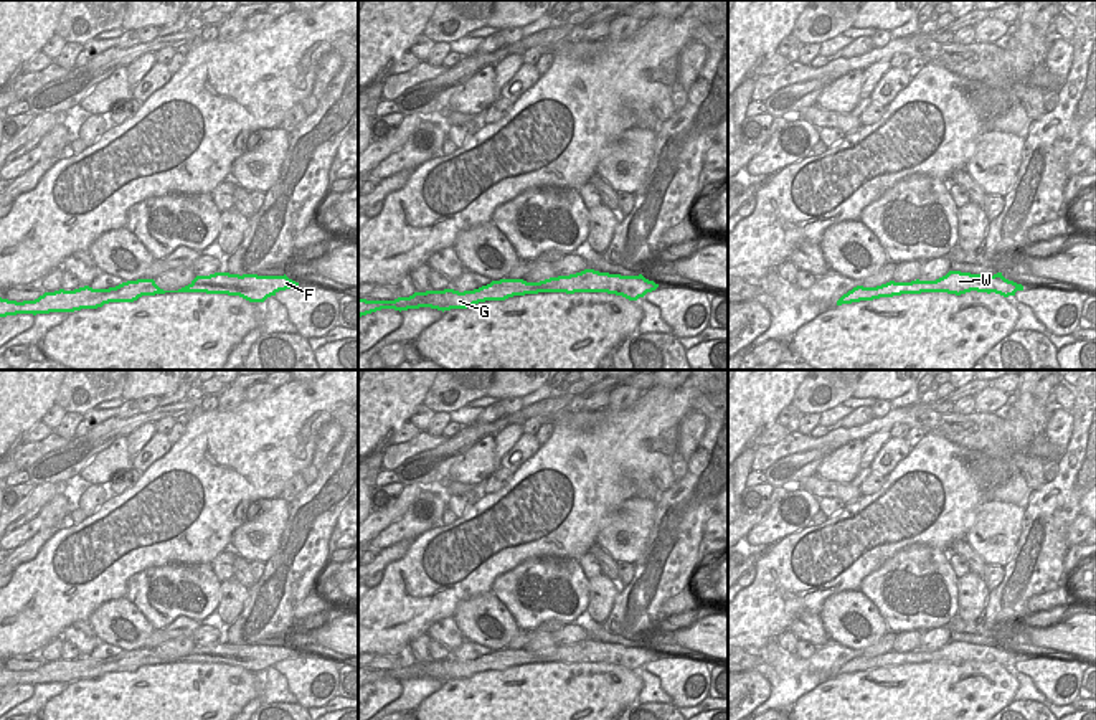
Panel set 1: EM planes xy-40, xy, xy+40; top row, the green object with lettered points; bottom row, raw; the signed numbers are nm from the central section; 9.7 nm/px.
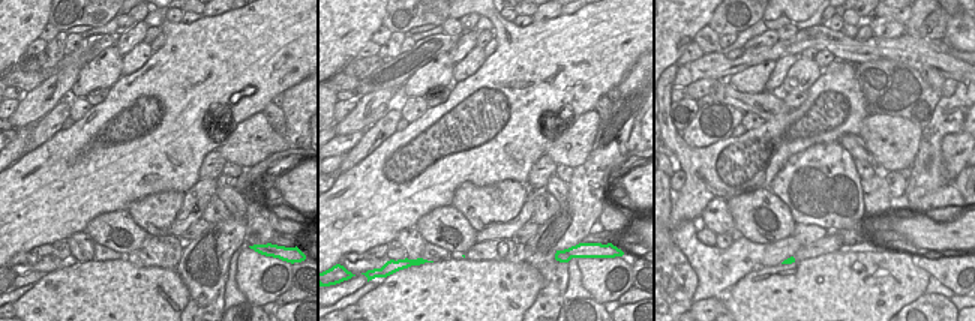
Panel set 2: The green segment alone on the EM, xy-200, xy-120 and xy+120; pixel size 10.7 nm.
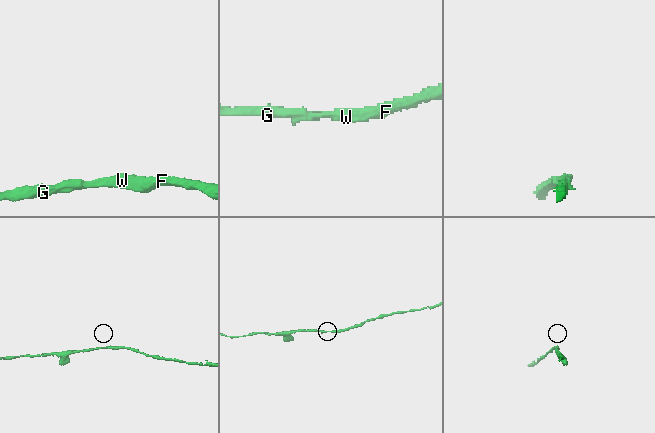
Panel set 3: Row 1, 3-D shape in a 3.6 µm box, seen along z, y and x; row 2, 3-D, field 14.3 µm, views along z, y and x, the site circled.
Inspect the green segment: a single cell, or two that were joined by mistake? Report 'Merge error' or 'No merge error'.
No merge error.

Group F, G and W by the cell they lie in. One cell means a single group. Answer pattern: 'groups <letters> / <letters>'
groups F G W

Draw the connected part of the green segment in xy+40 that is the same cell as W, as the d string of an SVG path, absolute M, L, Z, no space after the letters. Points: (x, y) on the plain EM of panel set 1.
M949 641L946 646L936 651L916 649L911 652L890 651L876 657L857 656L847 664L843 664L837 670L837 675L860 672L860 670L873 670L880 667L893 667L901 664L947 662L961 666L971 661L987 662L987 664L995 662L1004 667L1009 667L1015 666L1017 661L1023 661L1023 656L1005 649L1002 642L997 642L994 646L984 646L984 644Z

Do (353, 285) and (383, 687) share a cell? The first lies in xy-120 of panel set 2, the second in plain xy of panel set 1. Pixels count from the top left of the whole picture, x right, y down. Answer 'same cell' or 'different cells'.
same cell

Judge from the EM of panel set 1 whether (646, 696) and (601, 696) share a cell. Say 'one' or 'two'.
two

